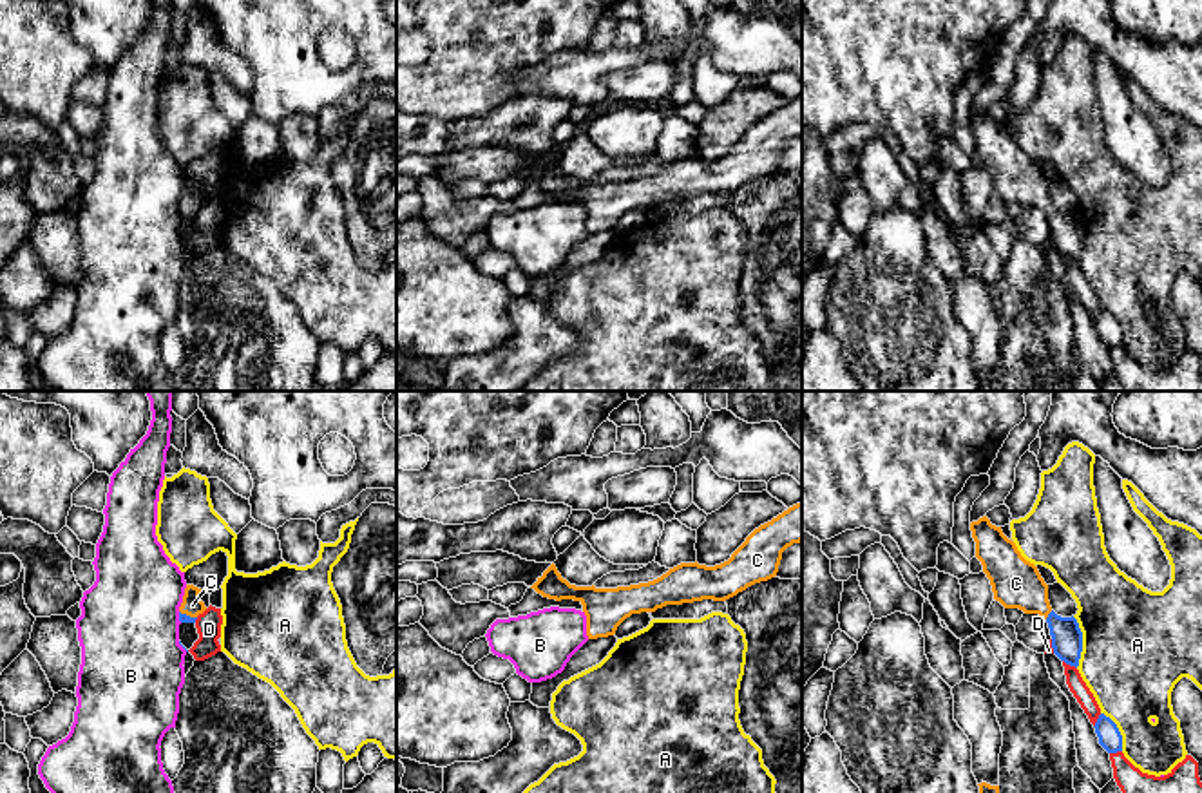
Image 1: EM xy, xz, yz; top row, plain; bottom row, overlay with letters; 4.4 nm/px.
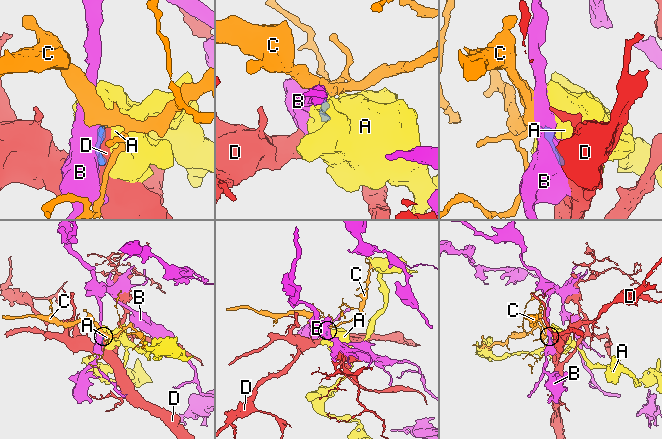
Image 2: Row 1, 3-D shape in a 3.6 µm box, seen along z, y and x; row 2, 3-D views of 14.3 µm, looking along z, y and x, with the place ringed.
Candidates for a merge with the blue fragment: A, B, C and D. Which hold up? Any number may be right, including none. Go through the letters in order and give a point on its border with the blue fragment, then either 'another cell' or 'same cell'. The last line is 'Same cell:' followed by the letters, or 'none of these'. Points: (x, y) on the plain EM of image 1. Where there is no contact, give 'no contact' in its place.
A: meets blue in yz at (1081, 236); another cell
B: meets blue in xy at (180, 212); another cell
C: meets blue in yz at (1049, 209); same cell
D: meets blue in yz at (1070, 259); another cell
Same cell: C

